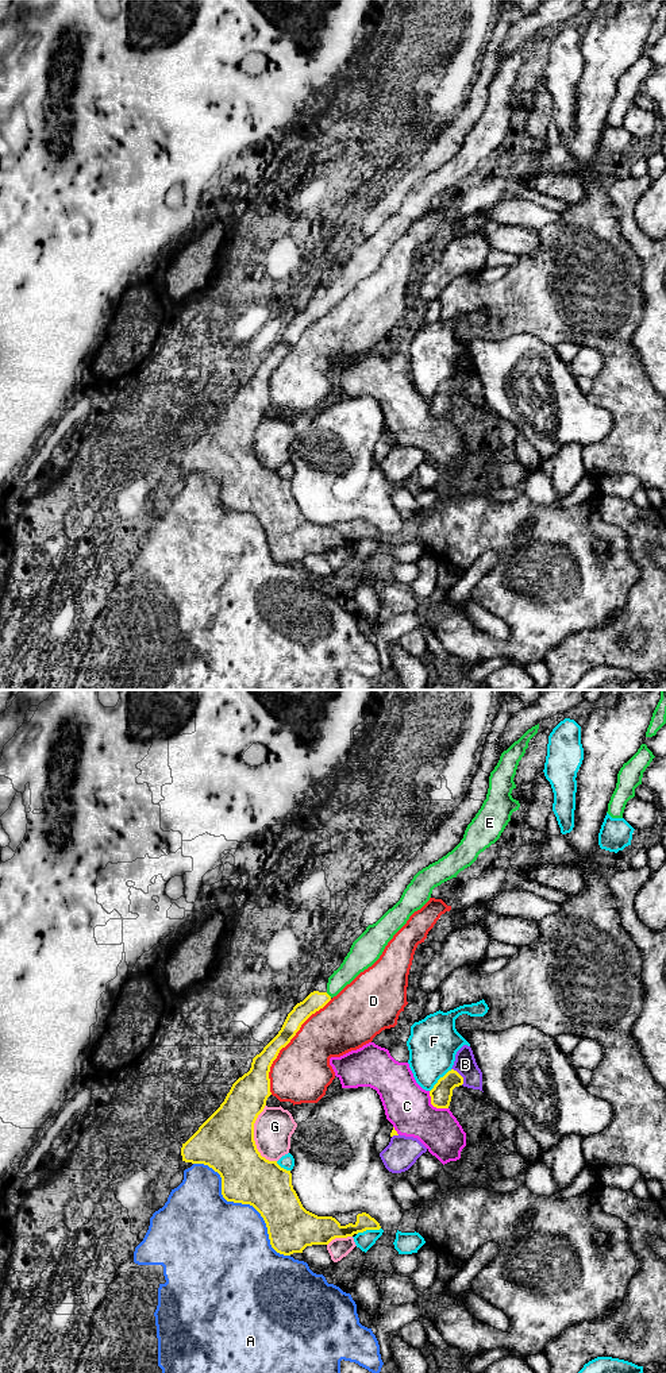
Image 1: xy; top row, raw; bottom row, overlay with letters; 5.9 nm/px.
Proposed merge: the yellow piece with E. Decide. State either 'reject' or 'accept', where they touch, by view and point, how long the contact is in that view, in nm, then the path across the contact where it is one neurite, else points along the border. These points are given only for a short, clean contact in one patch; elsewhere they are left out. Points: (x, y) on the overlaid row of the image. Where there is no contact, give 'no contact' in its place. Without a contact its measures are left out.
accept; meets yellow in xy at (327, 994); contact 50 nm long; runs through xy (315, 1001), (322, 999), (327, 994), (354, 963)

